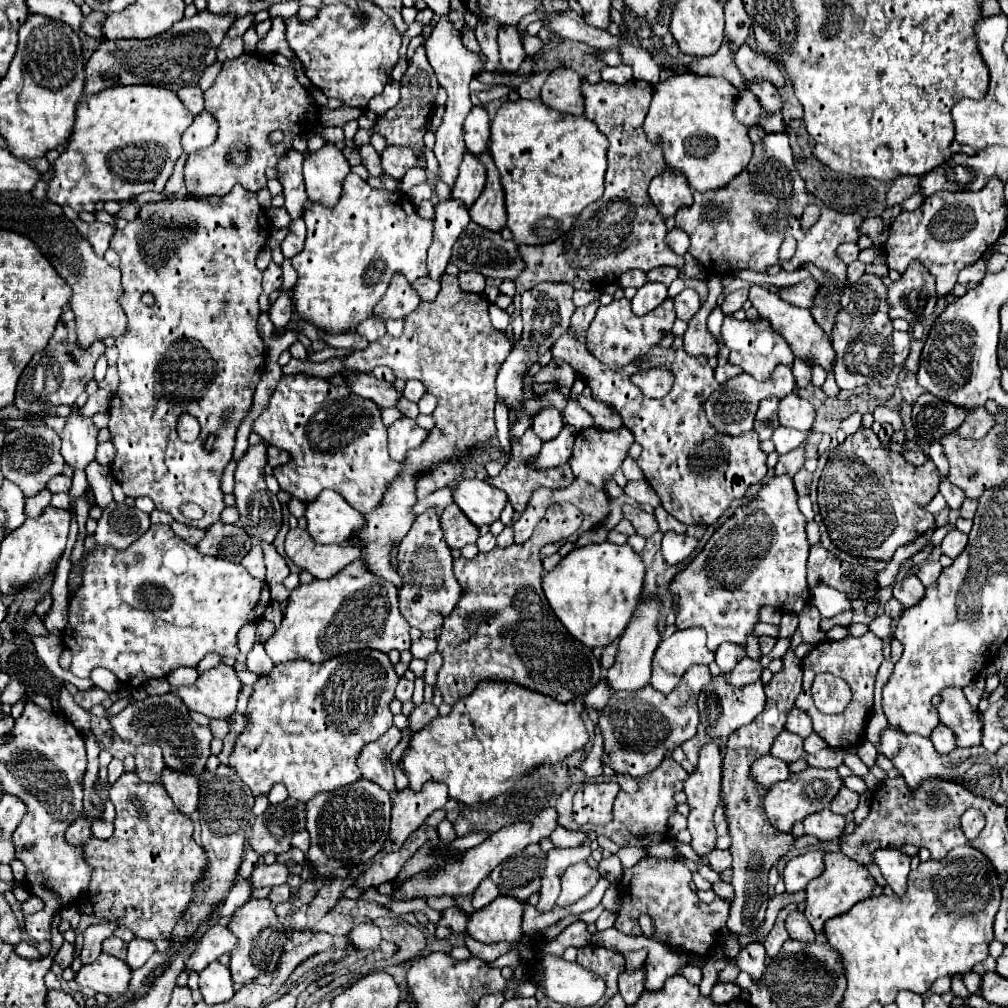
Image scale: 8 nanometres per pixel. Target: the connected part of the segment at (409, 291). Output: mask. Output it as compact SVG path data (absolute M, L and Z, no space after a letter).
M395 274L387 288L387 294L377 304L373 316L379 316L381 320L405 318L409 312L413 312L419 306L419 302L421 302L419 294L411 286L411 282L403 274Z

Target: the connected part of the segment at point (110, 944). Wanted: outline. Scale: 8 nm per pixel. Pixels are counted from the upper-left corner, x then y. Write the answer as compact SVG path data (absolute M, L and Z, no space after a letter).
M113 936L113 938L103 942L103 952L111 954L111 956L119 956L121 960L125 960L125 956L127 956L127 942L123 942L121 938Z

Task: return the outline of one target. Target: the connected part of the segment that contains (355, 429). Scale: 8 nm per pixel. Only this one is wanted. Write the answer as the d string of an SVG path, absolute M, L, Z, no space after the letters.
M289 374L279 380L269 408L255 420L253 432L291 454L291 464L277 468L275 478L283 492L301 502L313 502L321 490L331 488L355 510L371 512L381 502L383 488L401 468L389 458L387 428L373 400L307 374Z

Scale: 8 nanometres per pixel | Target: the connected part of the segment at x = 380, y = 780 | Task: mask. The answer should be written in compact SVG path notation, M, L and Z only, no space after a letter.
M393 726L379 740L367 744L363 748L363 752L359 754L359 760L357 760L357 766L363 774L363 778L379 784L381 788L387 788L387 792L395 790L395 780L393 780L393 768L389 764L389 754L399 744L399 740L401 740L401 730Z

